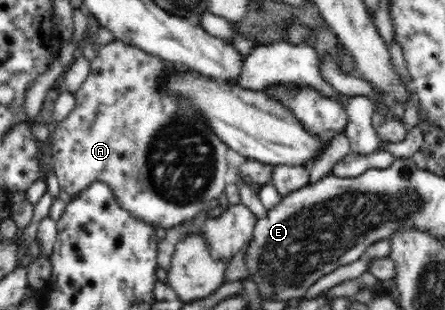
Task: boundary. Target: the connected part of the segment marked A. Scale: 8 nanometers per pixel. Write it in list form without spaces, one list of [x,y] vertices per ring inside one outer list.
[[[117,39],[111,41],[111,43],[107,43],[107,45],[101,45],[97,49],[97,57],[90,63],[92,67],[89,70],[89,75],[87,75],[87,79],[81,83],[81,87],[75,93],[76,100],[73,111],[63,121],[57,123],[55,132],[51,134],[53,149],[52,165],[60,189],[66,191],[71,197],[77,197],[93,181],[104,181],[112,189],[114,198],[125,211],[128,211],[137,219],[142,219],[149,225],[163,227],[166,230],[173,229],[175,225],[181,225],[184,221],[189,221],[197,213],[201,213],[201,211],[206,210],[208,206],[215,203],[219,195],[225,191],[225,185],[227,185],[225,179],[227,179],[229,165],[225,157],[227,157],[227,151],[229,151],[228,145],[225,145],[223,140],[219,139],[213,133],[206,119],[200,113],[197,113],[188,101],[178,99],[178,97],[174,97],[174,93],[166,93],[166,91],[160,89],[160,83],[171,72],[189,72],[190,70],[185,69],[185,71],[180,71],[180,67],[167,64],[167,62],[159,60],[154,55],[145,53],[142,49]]]

